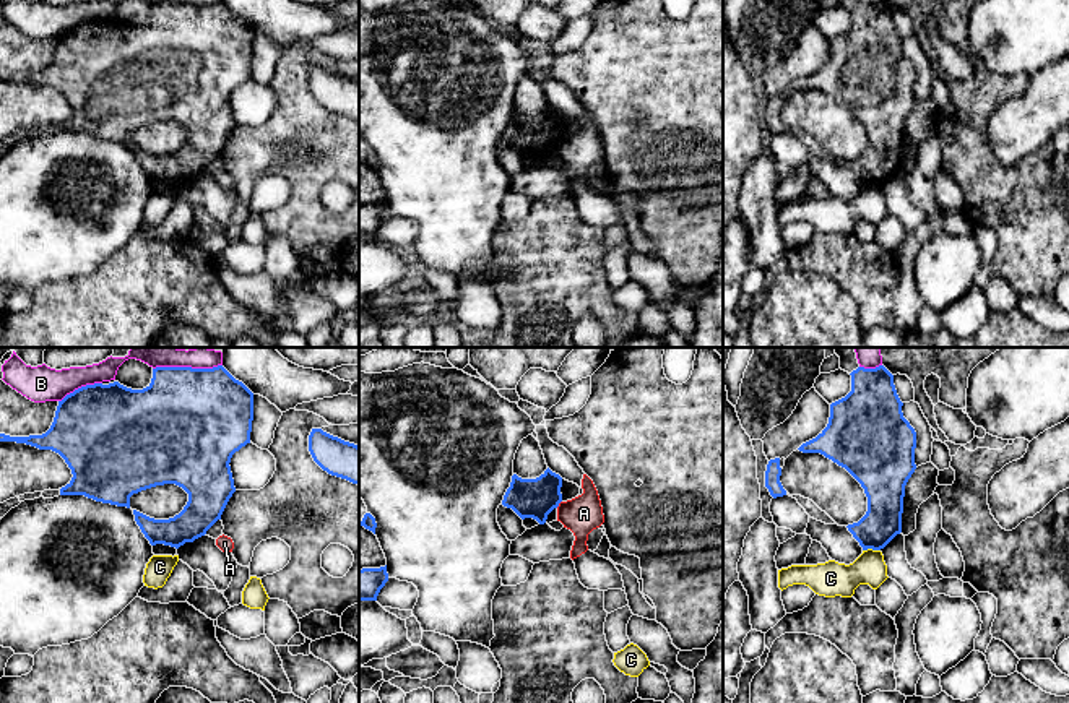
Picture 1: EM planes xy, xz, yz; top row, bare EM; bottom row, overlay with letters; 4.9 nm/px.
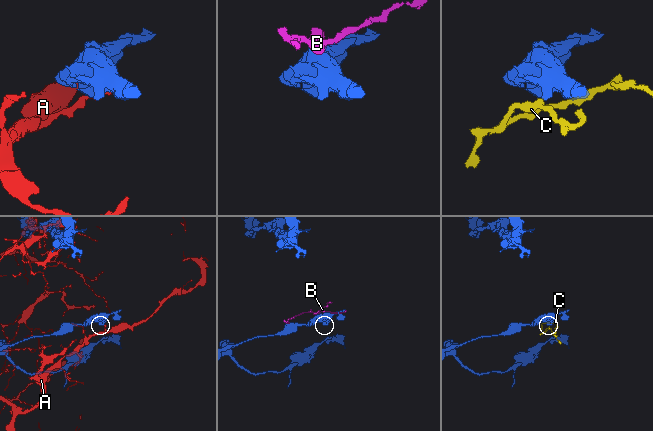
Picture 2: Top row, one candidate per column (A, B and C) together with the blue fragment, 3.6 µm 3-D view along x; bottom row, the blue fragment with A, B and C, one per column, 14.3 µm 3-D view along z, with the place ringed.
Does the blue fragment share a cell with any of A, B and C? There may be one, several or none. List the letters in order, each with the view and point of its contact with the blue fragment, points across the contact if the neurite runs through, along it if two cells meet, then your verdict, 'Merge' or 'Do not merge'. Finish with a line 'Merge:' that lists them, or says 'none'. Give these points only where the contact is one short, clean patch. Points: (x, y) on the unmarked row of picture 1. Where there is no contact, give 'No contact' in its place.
A: Touches blue at xz (559, 138). Do not merge
B: Touches blue at xy (82, 23). Do not merge
C: Touches blue at yz (871, 184). Boundary: yz (879, 185), (863, 187). Do not merge
Merge: none

